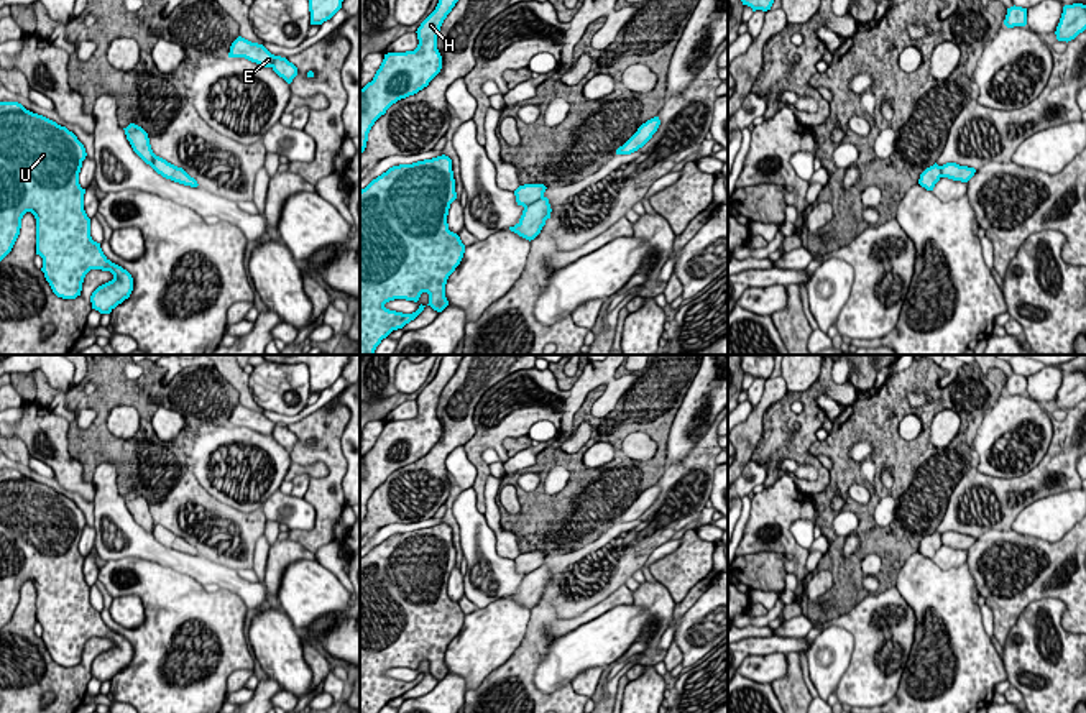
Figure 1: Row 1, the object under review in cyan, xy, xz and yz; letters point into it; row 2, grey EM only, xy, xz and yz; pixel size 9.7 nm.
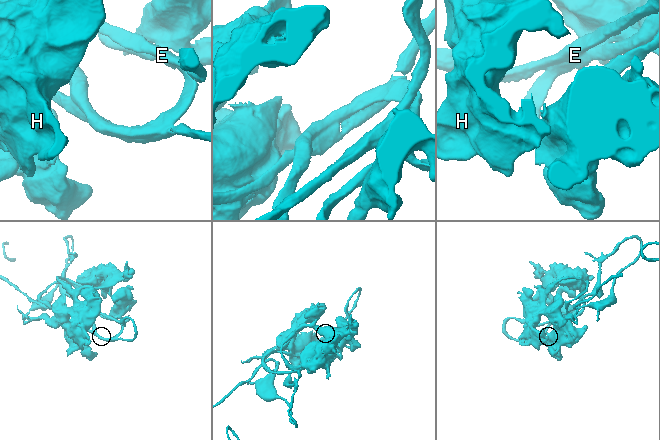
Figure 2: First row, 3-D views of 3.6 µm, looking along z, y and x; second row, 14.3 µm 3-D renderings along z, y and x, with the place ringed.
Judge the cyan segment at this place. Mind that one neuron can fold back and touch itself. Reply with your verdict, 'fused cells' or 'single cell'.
single cell

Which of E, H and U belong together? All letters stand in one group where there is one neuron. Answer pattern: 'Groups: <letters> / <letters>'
Groups: E H U

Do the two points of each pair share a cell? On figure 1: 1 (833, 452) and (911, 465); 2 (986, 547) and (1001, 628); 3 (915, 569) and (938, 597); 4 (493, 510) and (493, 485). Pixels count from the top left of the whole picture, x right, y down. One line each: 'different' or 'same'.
1: same
2: same
3: same
4: same

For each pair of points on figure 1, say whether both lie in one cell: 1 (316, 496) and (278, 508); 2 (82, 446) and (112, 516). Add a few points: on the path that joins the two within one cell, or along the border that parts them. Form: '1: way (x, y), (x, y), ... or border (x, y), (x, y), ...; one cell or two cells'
1: border (303, 498), (314, 510), (314, 524), (289, 529); two cells
2: border (99, 462), (115, 467), (115, 485), (122, 496); two cells

